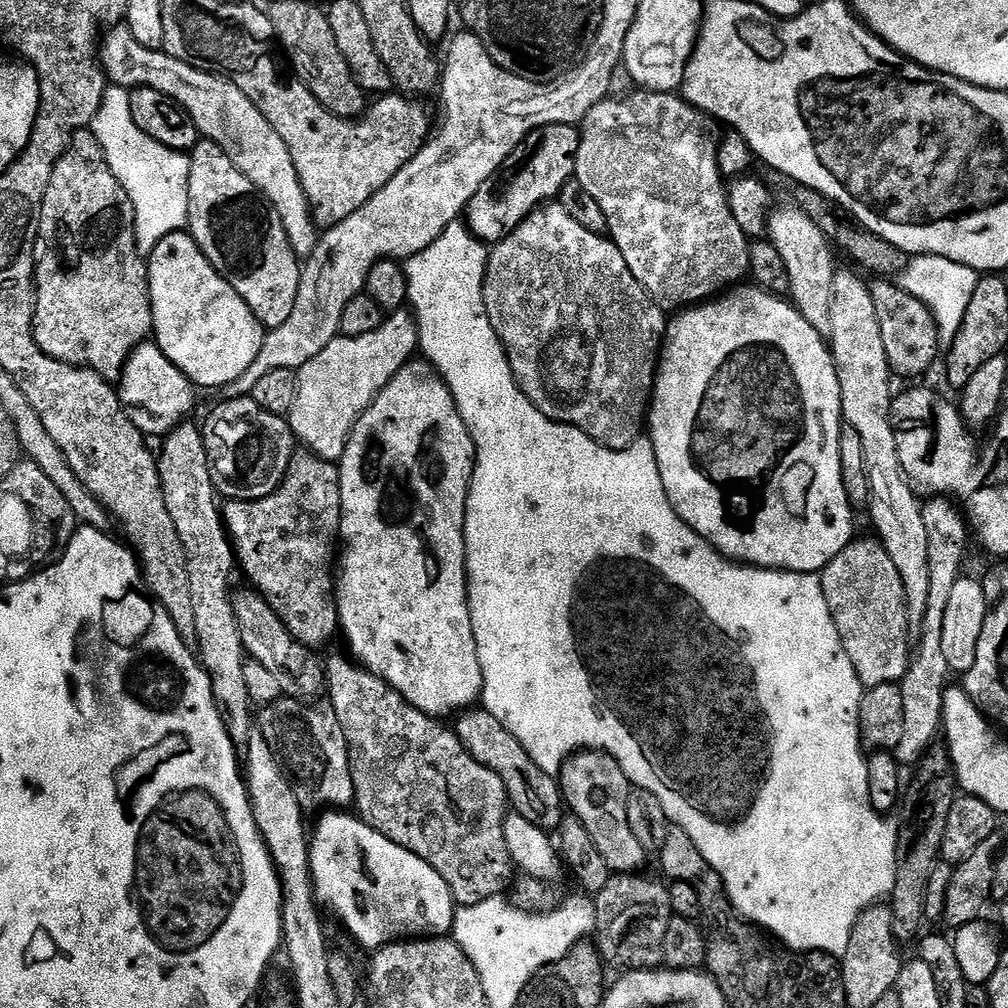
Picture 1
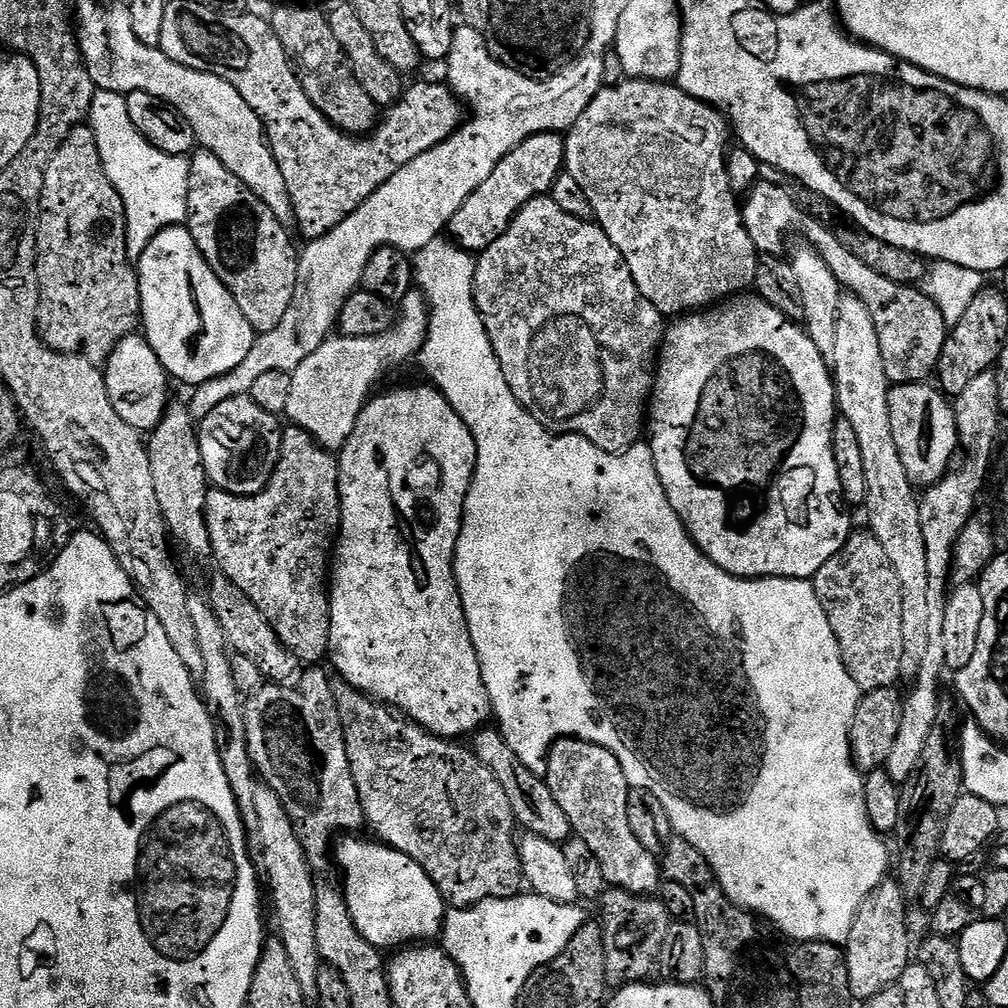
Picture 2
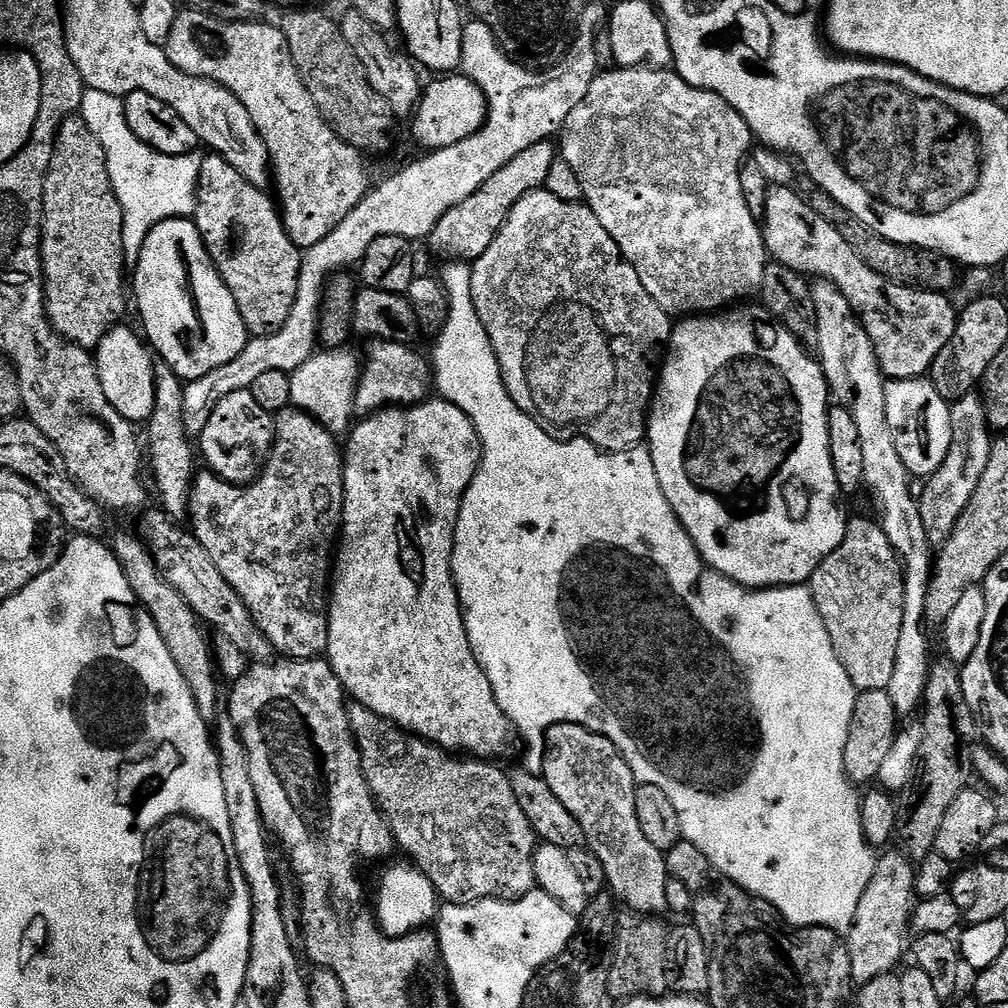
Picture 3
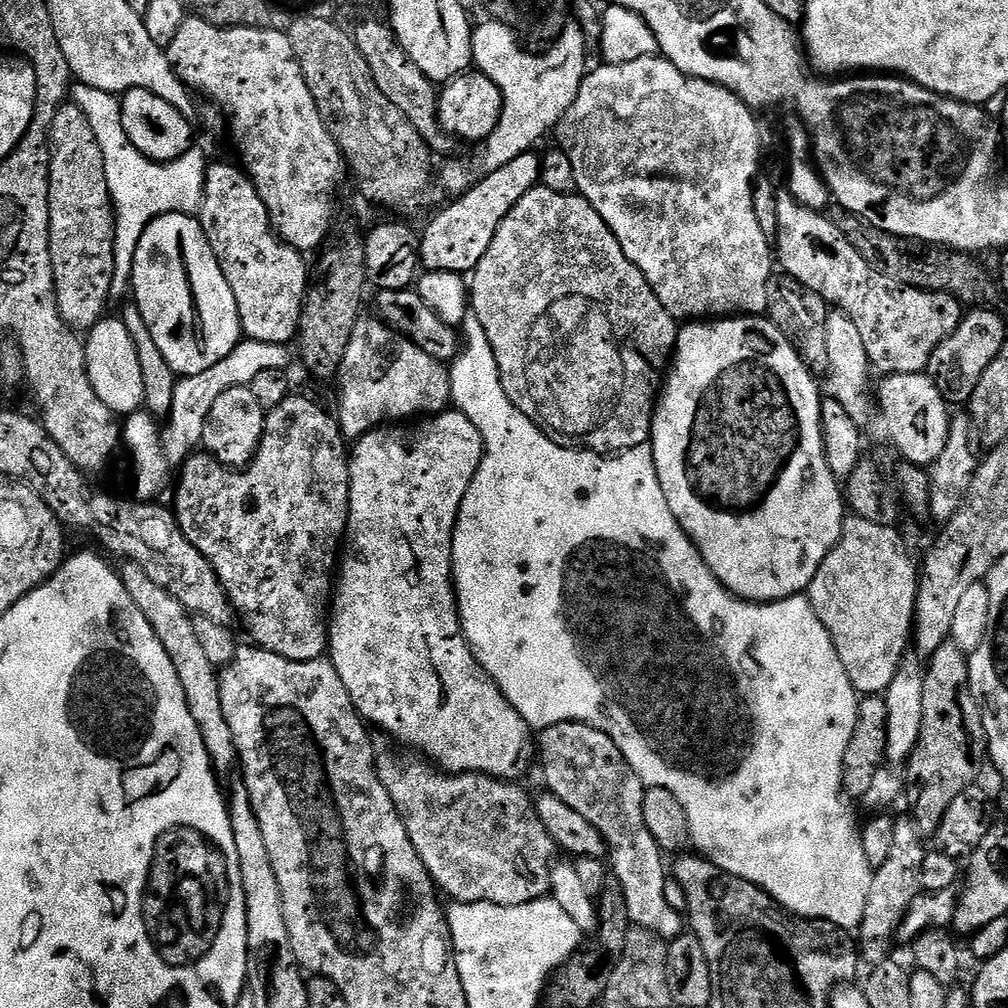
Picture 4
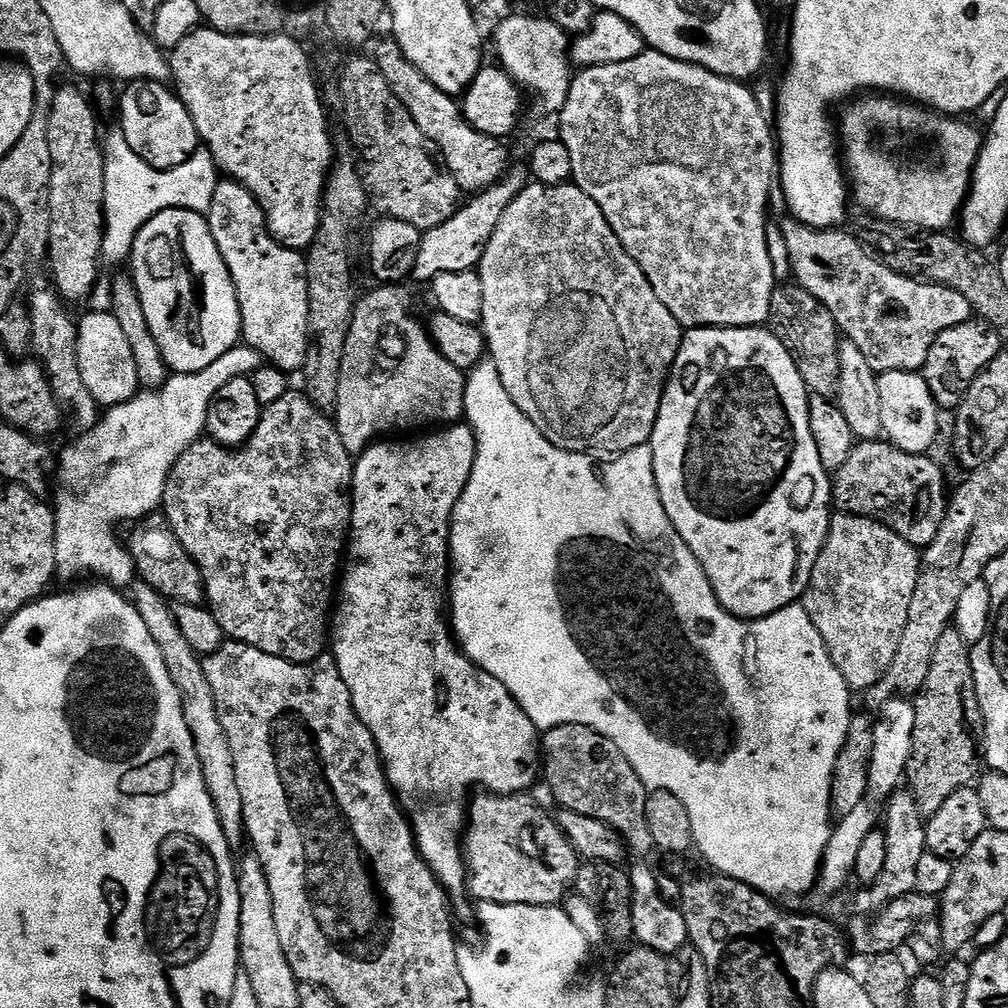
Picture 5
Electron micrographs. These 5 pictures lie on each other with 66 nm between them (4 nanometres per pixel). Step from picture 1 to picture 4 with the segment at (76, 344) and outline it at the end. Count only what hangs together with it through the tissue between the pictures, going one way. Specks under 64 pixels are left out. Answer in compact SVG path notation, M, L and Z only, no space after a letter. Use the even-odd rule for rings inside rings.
M65 102L54 114L52 127L52 161L48 167L48 201L50 202L50 262L54 270L54 286L56 287L56 301L60 317L71 328L77 330L91 330L99 320L105 319L104 312L110 308L109 296L111 294L111 280L116 278L114 268L114 238L116 237L116 209L112 206L112 195L106 182L106 162L102 158L102 146L98 146L98 138L94 138L94 130L90 126L90 118L86 118L84 111L74 102Z

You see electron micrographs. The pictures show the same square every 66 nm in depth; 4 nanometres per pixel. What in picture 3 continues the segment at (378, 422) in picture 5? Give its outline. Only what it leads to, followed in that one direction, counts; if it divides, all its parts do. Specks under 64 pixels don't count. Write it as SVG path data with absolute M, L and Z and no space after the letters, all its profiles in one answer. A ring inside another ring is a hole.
M373 339L368 348L368 357L362 360L360 381L356 387L355 411L360 414L379 412L382 408L411 406L429 399L434 388L434 369L407 343L399 340Z

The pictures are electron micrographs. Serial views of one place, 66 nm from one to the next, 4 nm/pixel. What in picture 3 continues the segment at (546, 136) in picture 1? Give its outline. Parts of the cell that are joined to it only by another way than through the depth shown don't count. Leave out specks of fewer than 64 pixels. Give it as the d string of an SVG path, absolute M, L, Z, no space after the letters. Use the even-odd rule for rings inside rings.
M552 140L538 142L530 146L530 150L522 150L518 158L510 158L510 162L506 162L498 174L486 178L486 182L482 182L482 186L466 198L466 202L458 202L458 206L442 214L430 237L433 250L440 256L448 256L444 258L452 262L475 262L479 256L486 254L486 250L490 250L490 242L494 242L498 230L502 230L517 202L528 192L544 188L546 174L550 174L550 166L554 166L557 158L558 148Z

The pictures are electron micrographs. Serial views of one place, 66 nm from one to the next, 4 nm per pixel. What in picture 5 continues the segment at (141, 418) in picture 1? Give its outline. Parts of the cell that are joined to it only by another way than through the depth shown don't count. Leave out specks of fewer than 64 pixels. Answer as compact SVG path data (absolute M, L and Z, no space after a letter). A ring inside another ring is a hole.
M87 312L84 317L79 317L76 330L78 370L82 370L82 382L86 382L86 390L90 390L97 405L109 409L116 404L124 404L141 391L138 366L134 366L134 354L122 326L118 326L118 318L114 318L111 312Z

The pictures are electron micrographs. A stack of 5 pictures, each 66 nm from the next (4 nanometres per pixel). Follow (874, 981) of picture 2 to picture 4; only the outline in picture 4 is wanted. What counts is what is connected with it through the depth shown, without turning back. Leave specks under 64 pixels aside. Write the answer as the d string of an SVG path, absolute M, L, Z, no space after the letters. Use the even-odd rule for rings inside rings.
M897 819L894 826L894 842L891 843L890 854L887 855L886 862L882 866L874 869L872 881L870 882L870 894L866 898L866 910L862 910L862 922L858 929L858 951L863 963L868 966L881 964L883 960L889 959L891 948L894 948L894 937L896 927L900 924L910 902L921 892L920 883L922 882L922 858L926 851L925 837L920 835L915 824L911 819Z

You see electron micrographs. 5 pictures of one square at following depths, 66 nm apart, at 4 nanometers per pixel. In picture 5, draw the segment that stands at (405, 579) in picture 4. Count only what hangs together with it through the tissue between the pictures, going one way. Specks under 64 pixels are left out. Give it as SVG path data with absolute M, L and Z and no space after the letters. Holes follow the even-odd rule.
M457 422L439 430L429 431L421 440L412 440L409 444L384 444L388 442L373 442L366 451L355 457L352 470L352 527L346 545L346 564L342 579L338 584L338 599L334 604L334 615L330 620L330 654L336 660L338 670L342 674L342 682L350 690L350 698L354 702L354 710L358 718L370 730L374 742L384 761L384 775L397 797L412 800L415 796L445 796L448 800L432 800L429 804L420 804L416 813L411 813L410 823L416 838L416 847L421 858L432 868L432 873L444 886L449 897L465 895L466 892L466 861L462 855L462 829L466 824L466 808L456 799L467 797L473 790L483 790L497 796L515 796L524 794L537 783L538 773L542 768L542 736L530 722L530 718L518 706L518 702L486 670L475 660L469 660L460 651L446 619L446 589L450 584L450 541L452 538L452 515L458 498L462 498L462 490L466 490L466 482L470 482L470 474L474 470L476 457L476 434L467 423Z

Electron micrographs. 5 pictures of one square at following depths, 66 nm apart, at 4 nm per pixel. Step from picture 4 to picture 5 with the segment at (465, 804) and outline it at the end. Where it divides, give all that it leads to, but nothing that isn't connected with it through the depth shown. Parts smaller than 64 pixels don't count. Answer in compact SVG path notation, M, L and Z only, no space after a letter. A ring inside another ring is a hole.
M476 794L471 800L470 823L462 840L462 855L466 861L466 888L470 896L472 892L476 902L486 904L521 904L547 908L559 905L575 885L582 860L577 856L574 846L570 846L570 842L564 837L557 817L549 809L534 803L528 794Z

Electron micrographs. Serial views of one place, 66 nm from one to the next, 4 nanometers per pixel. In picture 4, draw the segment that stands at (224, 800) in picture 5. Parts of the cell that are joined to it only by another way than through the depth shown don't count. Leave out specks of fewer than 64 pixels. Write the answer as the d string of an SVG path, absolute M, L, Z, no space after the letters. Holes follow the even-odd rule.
M131 562L125 563L123 566L125 568L119 569L120 581L126 586L126 594L130 594L130 598L134 598L138 610L142 610L142 614L146 614L146 622L150 622L154 634L158 634L158 642L162 642L162 650L166 650L166 654L170 654L170 662L174 662L174 670L178 670L178 682L182 682L182 690L186 694L186 706L190 706L190 714L194 714L194 722L198 722L198 730L202 734L202 742L206 742L206 750L212 759L213 768L220 774L230 771L231 768L235 769L238 764L238 753L234 746L234 734L230 734L230 726L226 722L226 714L222 706L220 672L207 660L204 649L198 642L198 634L194 634L192 613L185 610L182 602L178 602L178 598L174 598L174 594L166 594L166 590L162 590L162 586L154 583L147 576L146 570L142 570L142 566Z

